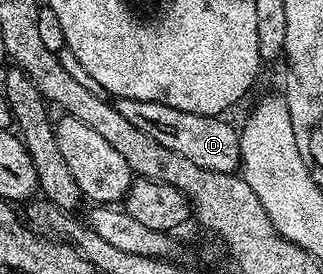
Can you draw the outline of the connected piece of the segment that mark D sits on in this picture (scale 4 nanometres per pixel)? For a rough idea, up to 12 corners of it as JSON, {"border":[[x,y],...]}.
{"border":[[118,98],[130,124],[191,163],[241,169],[240,130],[215,115]]}

